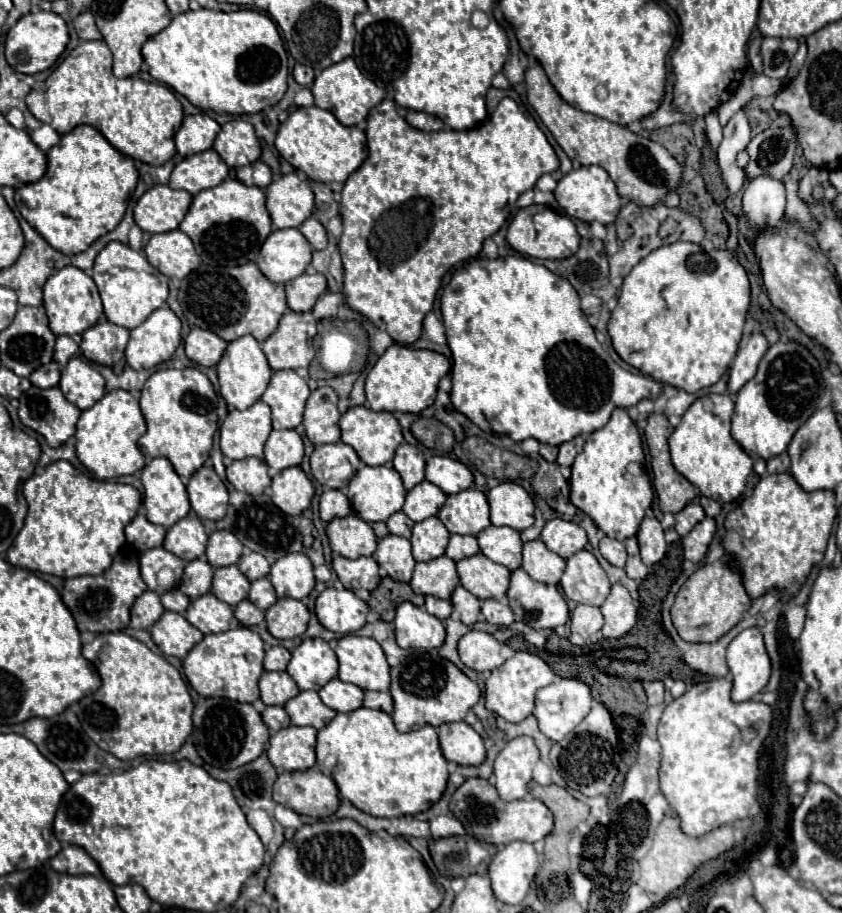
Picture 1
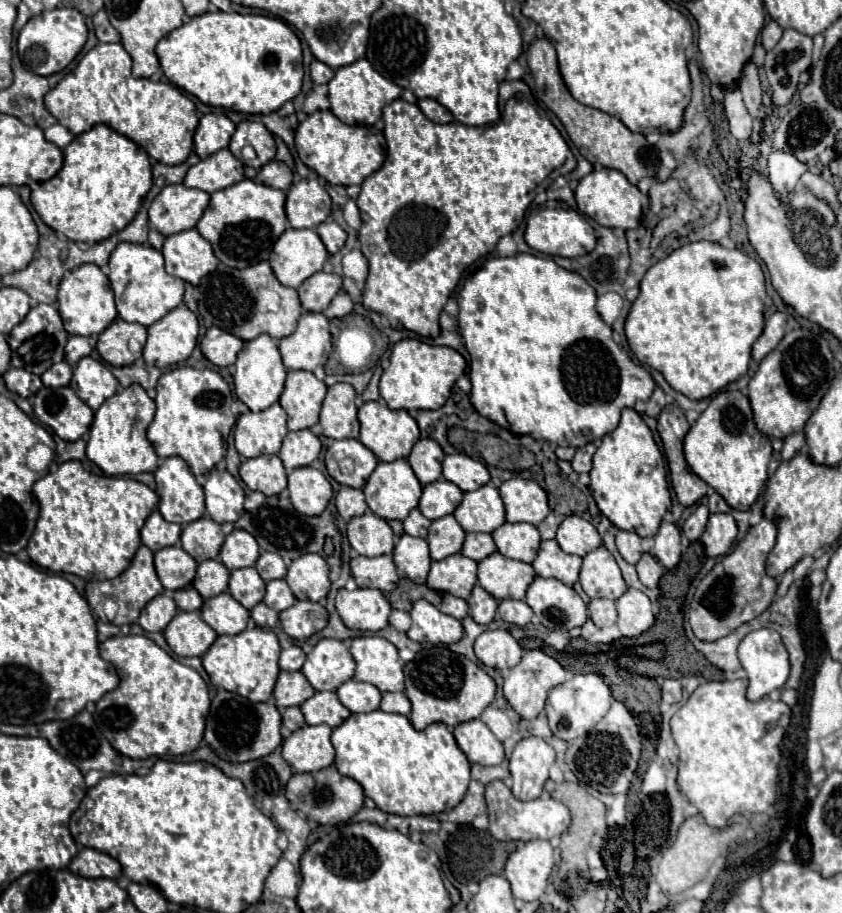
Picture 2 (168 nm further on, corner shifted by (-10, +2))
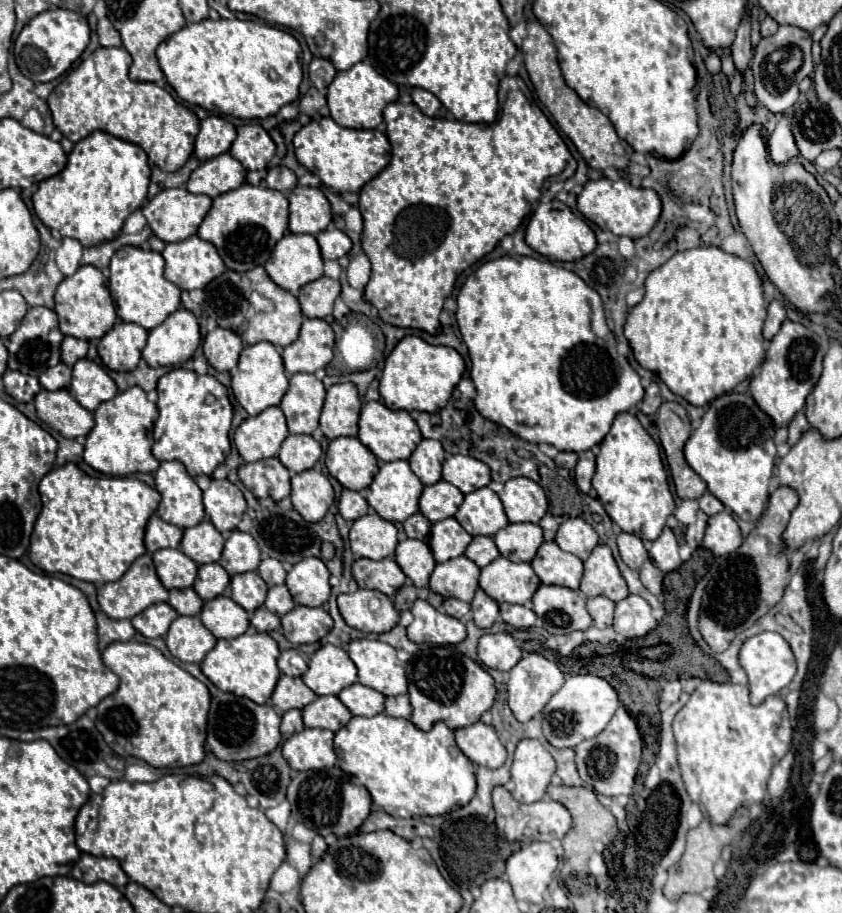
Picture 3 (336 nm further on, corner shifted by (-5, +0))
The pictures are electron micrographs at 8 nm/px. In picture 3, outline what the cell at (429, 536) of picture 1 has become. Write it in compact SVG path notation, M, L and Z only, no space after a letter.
M446 518L446 520L432 524L428 544L432 548L434 560L446 562L450 558L462 556L466 546L470 544L470 540L472 540L472 536L458 524L458 520Z

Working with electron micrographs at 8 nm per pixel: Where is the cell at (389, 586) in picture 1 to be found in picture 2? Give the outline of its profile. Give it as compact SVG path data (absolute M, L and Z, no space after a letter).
M401 578L397 588L389 594L391 606L397 610L405 610L405 612L409 612L413 608L415 600L421 600L421 598L425 598L427 602L431 602L435 606L441 604L441 594L437 590L431 590L425 584L415 584L409 578Z

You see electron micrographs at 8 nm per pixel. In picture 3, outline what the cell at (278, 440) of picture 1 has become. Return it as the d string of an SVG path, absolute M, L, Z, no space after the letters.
M302 434L302 436L288 436L280 446L278 458L292 474L296 474L312 468L318 462L320 454L322 454L320 444L312 436Z

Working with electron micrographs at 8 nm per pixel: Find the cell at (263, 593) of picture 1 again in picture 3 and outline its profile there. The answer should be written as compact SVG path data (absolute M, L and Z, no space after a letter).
M282 584L282 586L272 586L272 588L268 588L268 596L266 596L264 606L266 606L270 612L274 612L274 614L284 616L286 612L290 612L290 610L294 608L294 600L292 600L288 588Z

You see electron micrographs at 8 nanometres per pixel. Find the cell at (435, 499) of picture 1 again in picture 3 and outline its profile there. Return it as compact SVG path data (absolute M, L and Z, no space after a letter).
M440 480L432 486L424 486L424 492L420 496L420 512L430 520L430 522L440 522L456 514L458 506L462 504L464 494L448 484L446 480Z

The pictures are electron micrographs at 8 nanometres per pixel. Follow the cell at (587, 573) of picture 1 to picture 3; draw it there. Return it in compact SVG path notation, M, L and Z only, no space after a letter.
M598 544L588 556L588 560L584 560L580 592L588 598L606 596L612 602L620 602L630 594L614 562L614 556L606 544Z

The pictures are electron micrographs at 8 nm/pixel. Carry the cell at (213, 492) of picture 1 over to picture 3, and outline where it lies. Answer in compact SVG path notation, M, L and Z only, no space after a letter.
M212 480L204 492L204 508L210 522L220 530L234 530L246 512L246 500L238 486L228 480Z

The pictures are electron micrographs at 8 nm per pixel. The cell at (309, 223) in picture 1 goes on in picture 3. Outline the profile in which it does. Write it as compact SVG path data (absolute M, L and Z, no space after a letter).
M334 226L322 230L316 236L316 240L320 244L320 250L322 250L322 258L324 260L338 260L338 258L342 258L352 248L350 238L342 230L338 230Z

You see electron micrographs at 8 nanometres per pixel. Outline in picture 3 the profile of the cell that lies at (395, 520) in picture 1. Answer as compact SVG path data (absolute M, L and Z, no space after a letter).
M420 512L412 514L406 522L404 522L404 532L408 538L416 538L416 540L428 540L430 536L430 528L432 522L428 518L424 518Z

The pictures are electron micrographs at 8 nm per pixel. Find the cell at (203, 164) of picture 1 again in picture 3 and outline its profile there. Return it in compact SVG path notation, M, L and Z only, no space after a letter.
M226 152L202 162L190 174L186 190L192 194L206 194L210 198L216 198L228 190L238 188L244 182L244 176L244 166Z

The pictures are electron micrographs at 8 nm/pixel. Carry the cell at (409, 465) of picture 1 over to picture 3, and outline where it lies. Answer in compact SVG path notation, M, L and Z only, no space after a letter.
M422 440L412 452L408 462L412 472L424 484L436 484L442 478L444 458L446 458L446 452L442 450L442 444L438 440Z

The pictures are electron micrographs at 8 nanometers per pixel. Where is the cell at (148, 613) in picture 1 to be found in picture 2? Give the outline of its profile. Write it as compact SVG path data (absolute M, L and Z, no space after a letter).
M165 592L165 594L155 596L143 608L143 612L139 616L139 624L147 632L163 632L175 614L177 614L177 606L175 606L171 594Z

